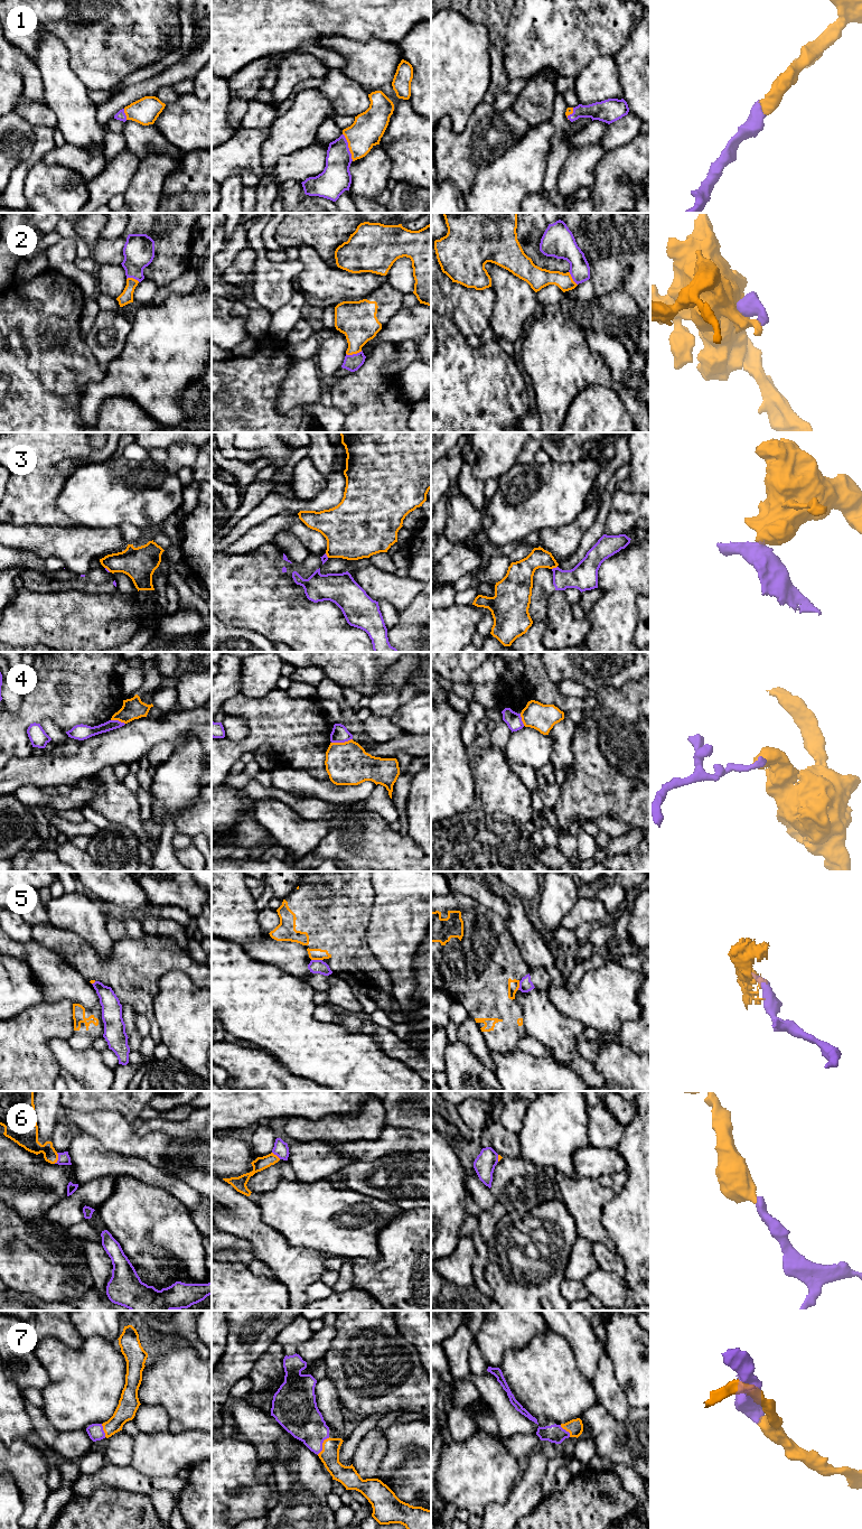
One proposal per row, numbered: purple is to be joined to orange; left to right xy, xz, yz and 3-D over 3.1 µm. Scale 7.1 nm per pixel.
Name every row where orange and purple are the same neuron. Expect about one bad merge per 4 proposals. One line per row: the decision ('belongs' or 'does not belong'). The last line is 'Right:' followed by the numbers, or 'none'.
1: belongs
2: belongs
3: does not belong
4: does not belong
5: does not belong
6: belongs
7: belongs
Right: 1, 2, 6, 7

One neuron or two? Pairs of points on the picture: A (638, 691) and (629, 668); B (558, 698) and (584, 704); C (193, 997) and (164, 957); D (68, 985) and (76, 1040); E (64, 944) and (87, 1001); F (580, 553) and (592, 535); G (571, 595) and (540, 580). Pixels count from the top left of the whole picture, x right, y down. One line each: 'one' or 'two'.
A: two
B: one
C: two
D: two
E: two
F: one
G: two

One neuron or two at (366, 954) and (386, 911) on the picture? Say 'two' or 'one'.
two

